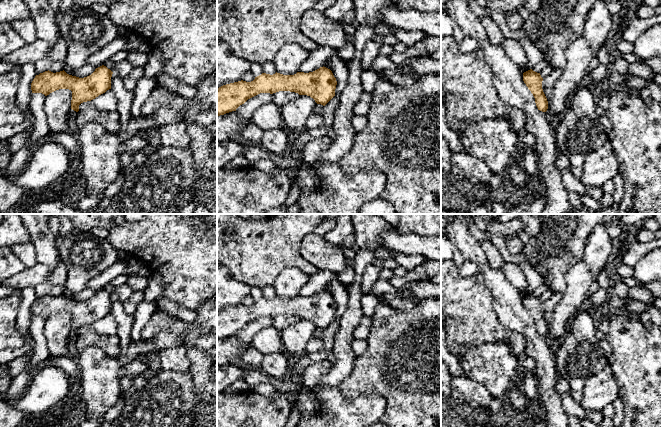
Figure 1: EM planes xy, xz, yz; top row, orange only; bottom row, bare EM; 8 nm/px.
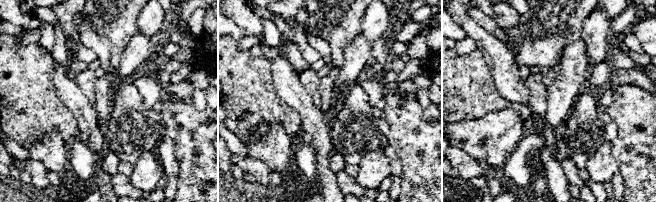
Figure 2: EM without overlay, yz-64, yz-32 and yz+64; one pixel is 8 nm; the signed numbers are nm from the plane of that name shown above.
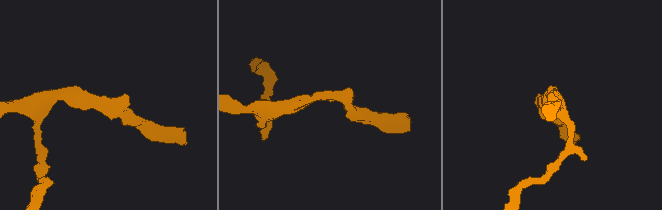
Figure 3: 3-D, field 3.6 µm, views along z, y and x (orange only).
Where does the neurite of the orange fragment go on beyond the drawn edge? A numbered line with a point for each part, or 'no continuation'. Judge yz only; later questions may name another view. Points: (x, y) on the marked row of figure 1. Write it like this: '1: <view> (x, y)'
1: yz (507, 77)

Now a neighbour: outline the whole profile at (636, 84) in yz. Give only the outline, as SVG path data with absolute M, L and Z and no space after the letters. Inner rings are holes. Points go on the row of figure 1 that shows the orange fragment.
M637 76L632 77L626 82L623 88L633 91L633 92L640 92L642 89L647 87L647 84L650 81L651 80L643 79Z

